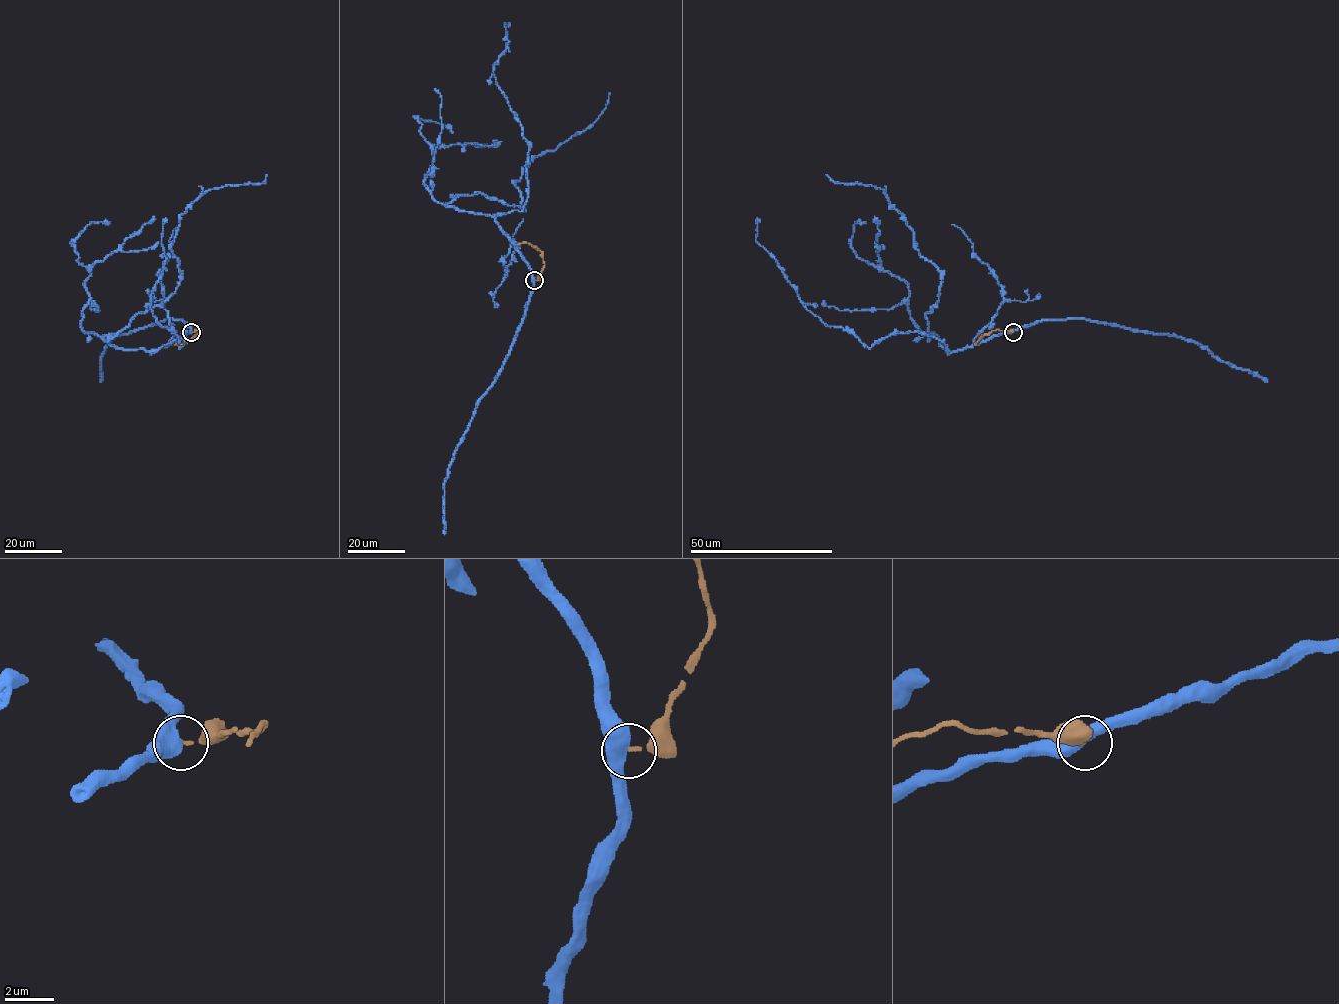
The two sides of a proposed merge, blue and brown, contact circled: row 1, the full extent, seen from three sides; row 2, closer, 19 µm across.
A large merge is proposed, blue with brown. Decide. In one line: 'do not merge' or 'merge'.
do not merge

